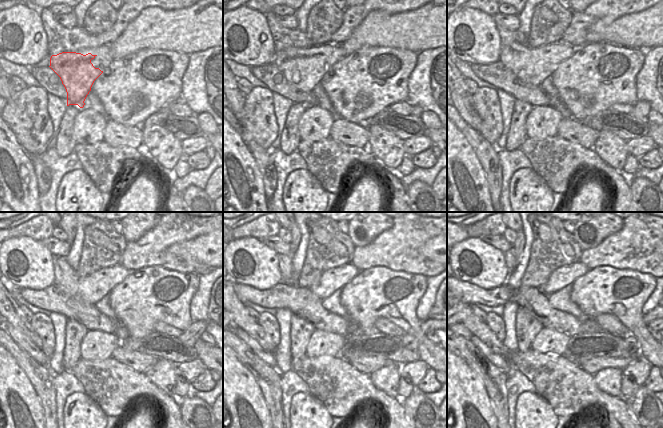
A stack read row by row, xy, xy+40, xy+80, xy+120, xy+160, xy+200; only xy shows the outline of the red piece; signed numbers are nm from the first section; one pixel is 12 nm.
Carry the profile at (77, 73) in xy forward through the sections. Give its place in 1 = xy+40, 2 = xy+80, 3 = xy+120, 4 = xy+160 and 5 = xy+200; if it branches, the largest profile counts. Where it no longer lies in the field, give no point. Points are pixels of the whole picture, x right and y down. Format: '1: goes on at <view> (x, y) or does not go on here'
1: goes on at xy+40 (300, 69)
2: goes on at xy+80 (526, 67)
3: goes on at xy+120 (79, 288)
4: goes on at xy+160 (285, 263)
5: goes on at xy+200 (511, 262)

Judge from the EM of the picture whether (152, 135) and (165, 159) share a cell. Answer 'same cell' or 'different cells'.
same cell

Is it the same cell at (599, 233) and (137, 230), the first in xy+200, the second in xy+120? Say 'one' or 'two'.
one

